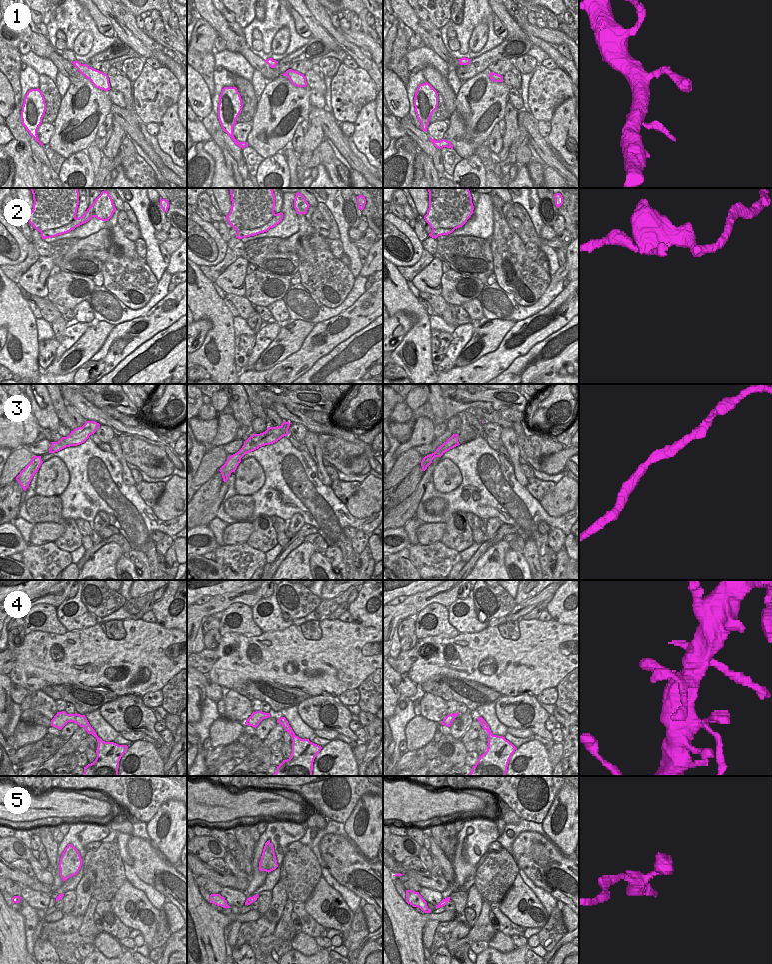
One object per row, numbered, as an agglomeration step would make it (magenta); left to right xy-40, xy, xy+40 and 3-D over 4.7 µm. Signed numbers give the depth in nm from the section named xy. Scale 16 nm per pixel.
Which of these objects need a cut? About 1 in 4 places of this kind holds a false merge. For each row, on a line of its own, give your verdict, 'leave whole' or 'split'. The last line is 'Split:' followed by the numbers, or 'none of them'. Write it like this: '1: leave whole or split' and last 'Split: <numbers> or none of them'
1: leave whole
2: split
3: leave whole
4: leave whole
5: leave whole
Split: 2

